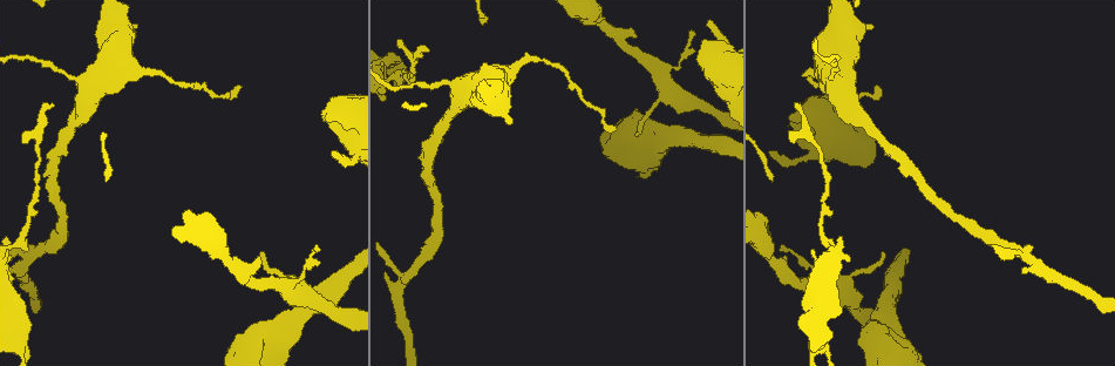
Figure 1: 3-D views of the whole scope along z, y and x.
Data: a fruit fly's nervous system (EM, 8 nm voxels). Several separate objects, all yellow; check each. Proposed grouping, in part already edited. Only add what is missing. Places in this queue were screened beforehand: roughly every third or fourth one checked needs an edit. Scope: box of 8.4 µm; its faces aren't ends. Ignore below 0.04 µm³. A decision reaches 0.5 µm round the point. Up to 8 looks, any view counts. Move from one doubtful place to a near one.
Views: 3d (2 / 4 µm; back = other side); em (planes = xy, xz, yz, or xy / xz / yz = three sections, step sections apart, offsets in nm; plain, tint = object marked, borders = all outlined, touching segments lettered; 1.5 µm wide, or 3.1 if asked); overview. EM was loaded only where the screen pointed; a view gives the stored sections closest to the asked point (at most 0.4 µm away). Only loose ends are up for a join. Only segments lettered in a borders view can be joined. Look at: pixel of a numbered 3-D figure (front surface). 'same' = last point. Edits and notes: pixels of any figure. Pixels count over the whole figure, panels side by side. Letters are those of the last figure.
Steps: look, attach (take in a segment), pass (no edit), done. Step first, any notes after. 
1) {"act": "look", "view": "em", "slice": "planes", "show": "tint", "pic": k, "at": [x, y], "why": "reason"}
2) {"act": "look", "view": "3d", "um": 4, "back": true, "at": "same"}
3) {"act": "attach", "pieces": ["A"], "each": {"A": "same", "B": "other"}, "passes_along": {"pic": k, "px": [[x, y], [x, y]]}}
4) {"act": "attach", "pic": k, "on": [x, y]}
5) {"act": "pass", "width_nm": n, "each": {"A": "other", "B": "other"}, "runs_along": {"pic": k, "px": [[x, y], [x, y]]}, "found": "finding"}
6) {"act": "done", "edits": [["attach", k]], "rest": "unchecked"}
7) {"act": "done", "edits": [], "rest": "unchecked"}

{"act": "look", "view": "em", "slice": "xy", "step": 8, "show": "tint", "pic": 1, "at": [689, 33], "why": "an open end"}

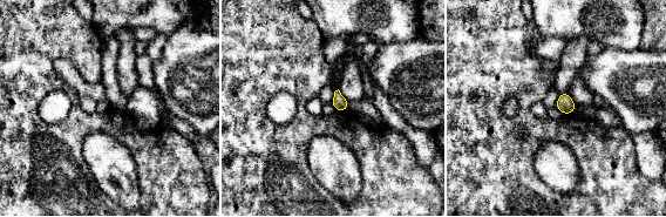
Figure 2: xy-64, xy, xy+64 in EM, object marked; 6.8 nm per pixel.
{"act": "look", "view": "em", "slice": "planes", "show": "borders", "at": "same"}

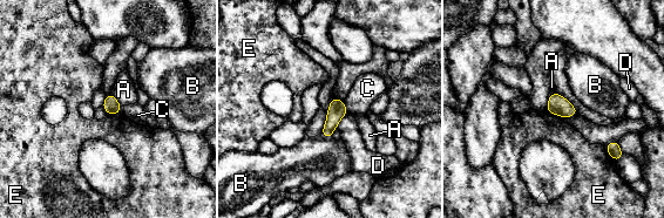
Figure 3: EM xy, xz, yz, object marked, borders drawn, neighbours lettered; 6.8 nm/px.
{"act": "pass", "each": {"A": "other", "B": "other", "C": "other", "D": "other", "E": "other"}, "border": {"pic": 3, "px": [[546, 110], [561, 117]]}, "found": "none of them fits"}

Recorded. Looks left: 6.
{"act": "look", "view": "3d", "um": 2, "pic": 1, "at": [877, 84]}

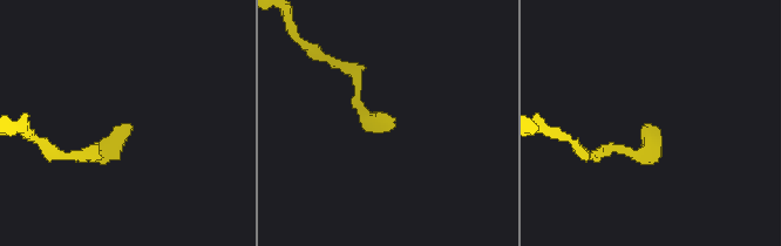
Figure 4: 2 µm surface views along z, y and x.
{"act": "look", "view": "em", "slice": "planes", "show": "tint", "pic": 4, "at": [129, 124], "why": "need the tissue"}

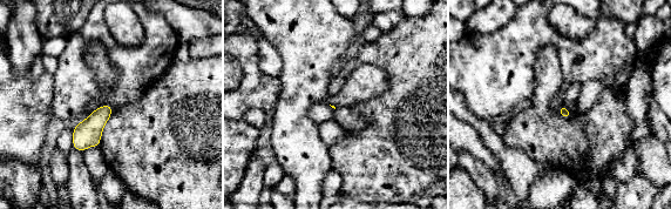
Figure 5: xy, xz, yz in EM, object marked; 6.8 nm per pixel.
{"act": "look", "view": "em", "slice": "planes", "show": "borders", "at": "same"}

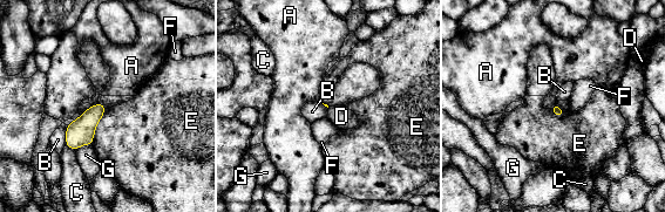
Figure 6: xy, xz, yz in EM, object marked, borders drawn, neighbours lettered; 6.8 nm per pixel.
{"act": "pass", "each": {"A": "other", "B": "other", "C": "other", "D": "other", "E": "other", "F": "other", "G": "other"}, "border": {"pic": 6, "px": [[556, 102], [565, 111]]}, "found": "no lettered segment goes on from it"}

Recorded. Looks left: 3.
{"act": "look", "view": "em", "slice": "planes", "show": "borders", "pic": 1, "at": [873, 27], "why": "branch stops here"}

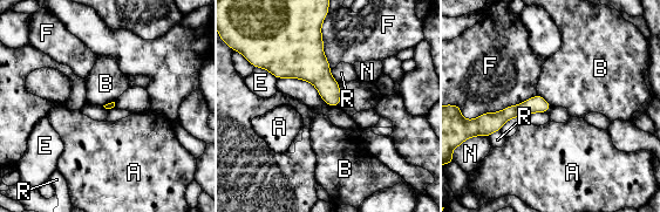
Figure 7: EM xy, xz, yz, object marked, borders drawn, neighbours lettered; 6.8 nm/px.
{"act": "pass", "each": {"A": "other", "B": "other", "E": "other", "F": "other", "N": "other", "R": "other"}, "border": {"pic": 7, "px": [[537, 93], [551, 106]]}, "found": "no lettered segment goes on from it"}

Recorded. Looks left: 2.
{"act": "done", "edits": [], "rest": "unchecked"}

